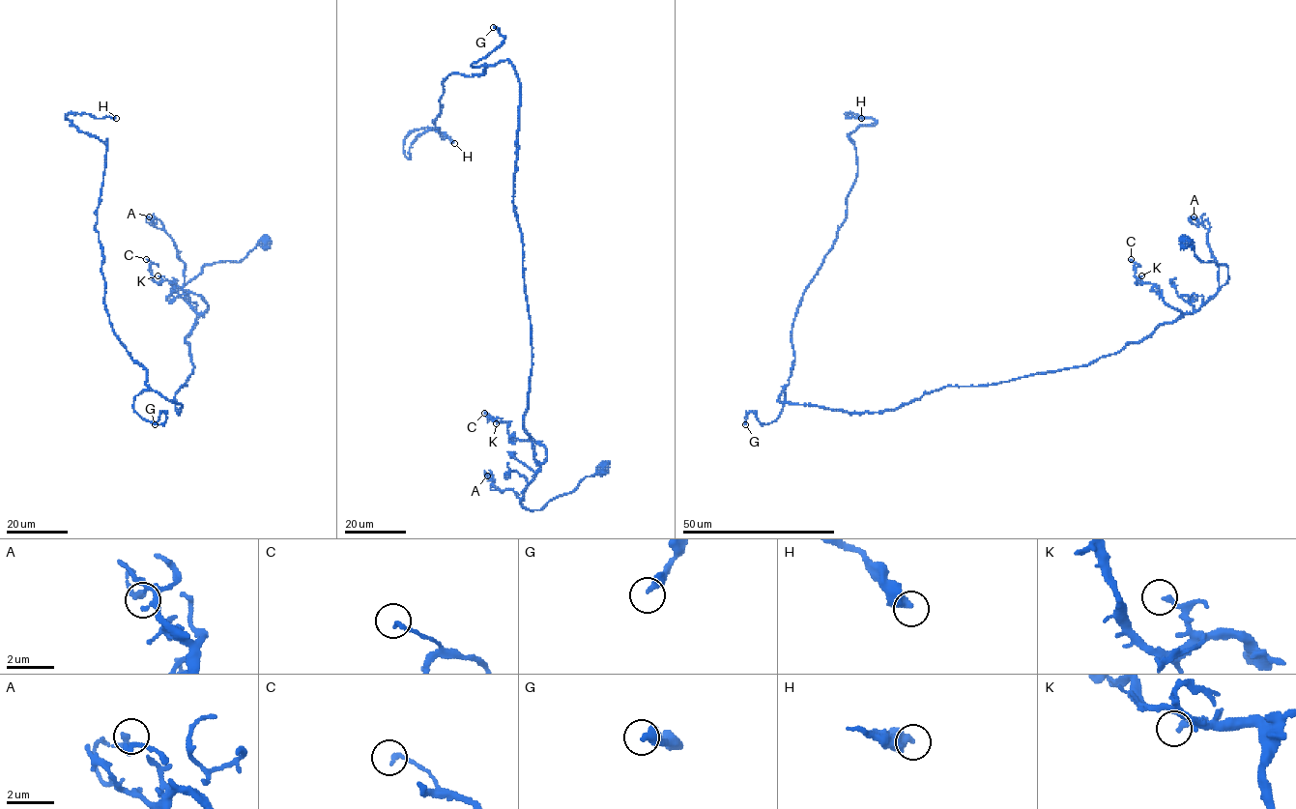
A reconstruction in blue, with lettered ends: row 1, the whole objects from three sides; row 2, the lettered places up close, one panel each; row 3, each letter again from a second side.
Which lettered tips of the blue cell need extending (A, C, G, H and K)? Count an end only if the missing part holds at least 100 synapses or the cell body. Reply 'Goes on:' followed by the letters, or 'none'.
Goes on: G

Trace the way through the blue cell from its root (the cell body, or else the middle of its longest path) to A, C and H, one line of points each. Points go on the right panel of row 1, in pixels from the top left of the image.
A: (1186, 243), (1203, 262), (1227, 268), (1224, 285), (1219, 287), (1208, 230), (1191, 222), (1194, 216)
C: (1186, 243), (1200, 260), (1224, 265), (1228, 274), (1191, 313), (1167, 305), (1153, 284), (1138, 282), (1131, 259)
H: (1186, 243), (1228, 281), (1087, 364), (874, 413), (784, 403), (861, 118)

